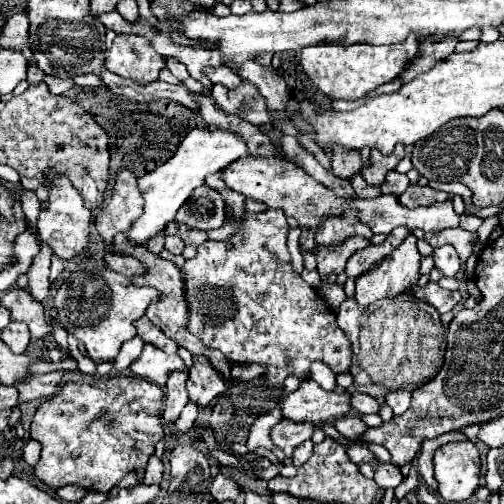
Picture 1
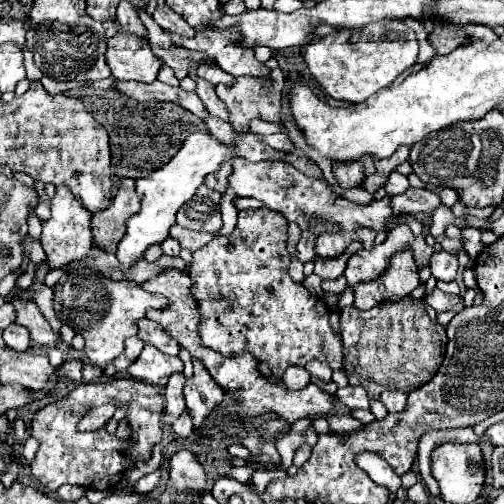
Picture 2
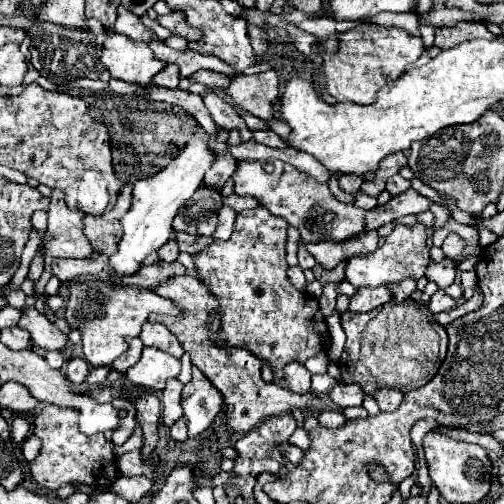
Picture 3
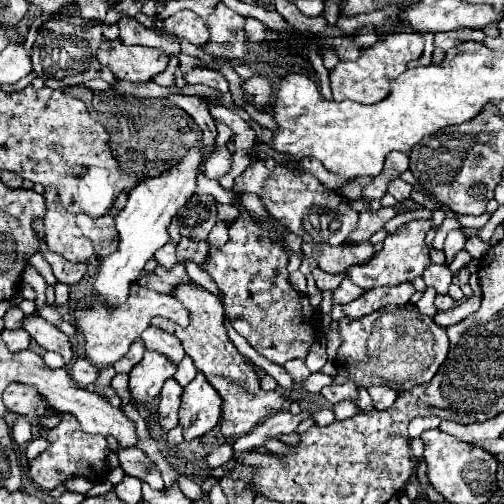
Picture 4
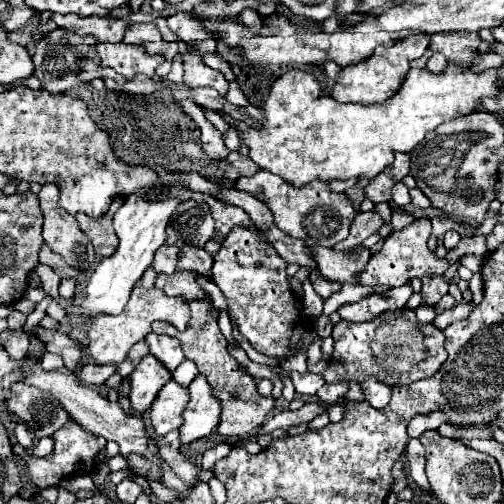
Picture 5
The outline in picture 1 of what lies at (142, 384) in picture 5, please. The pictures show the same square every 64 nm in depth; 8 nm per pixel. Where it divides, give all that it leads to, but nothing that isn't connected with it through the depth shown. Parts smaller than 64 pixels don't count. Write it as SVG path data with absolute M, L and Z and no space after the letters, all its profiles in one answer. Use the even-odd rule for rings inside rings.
M144 344L144 350L140 354L140 358L130 366L134 376L146 378L158 386L164 386L168 376L174 370L184 370L186 364L178 354L166 354L160 352L160 348L152 346L152 344Z

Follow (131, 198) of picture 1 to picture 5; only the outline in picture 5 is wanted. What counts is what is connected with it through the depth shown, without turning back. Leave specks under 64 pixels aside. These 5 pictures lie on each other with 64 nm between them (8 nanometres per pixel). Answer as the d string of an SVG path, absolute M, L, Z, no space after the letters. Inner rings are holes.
M116 197L108 212L102 218L98 218L98 220L88 218L84 214L76 216L76 220L80 224L80 230L90 238L96 254L100 254L100 256L112 256L112 252L116 250L118 240L116 240L116 234L114 234L112 218L120 208L120 204L122 204L122 198Z

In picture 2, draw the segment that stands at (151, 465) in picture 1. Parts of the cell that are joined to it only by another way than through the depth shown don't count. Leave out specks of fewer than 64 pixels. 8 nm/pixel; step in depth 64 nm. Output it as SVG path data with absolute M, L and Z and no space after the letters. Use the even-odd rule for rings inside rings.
M160 468L156 472L150 472L144 478L140 478L138 484L132 490L136 490L136 492L152 492L158 482L160 482Z

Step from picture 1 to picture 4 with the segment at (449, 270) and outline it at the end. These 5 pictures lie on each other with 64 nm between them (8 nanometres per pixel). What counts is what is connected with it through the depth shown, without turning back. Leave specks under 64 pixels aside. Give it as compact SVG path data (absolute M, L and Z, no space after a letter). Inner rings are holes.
M430 264L424 274L422 274L426 286L434 286L438 294L446 294L448 292L448 286L452 284L452 270L448 264Z

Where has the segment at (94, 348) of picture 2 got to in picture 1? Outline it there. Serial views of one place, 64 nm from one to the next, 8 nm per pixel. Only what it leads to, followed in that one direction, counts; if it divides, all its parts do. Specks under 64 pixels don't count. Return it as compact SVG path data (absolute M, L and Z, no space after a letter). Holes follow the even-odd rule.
M90 250L68 260L64 270L68 272L64 272L58 282L54 296L54 308L62 328L86 346L88 356L94 362L112 362L118 356L122 342L136 336L134 320L144 316L146 306L158 298L158 292L148 286L140 288L130 284L128 278L106 268L102 258L96 258Z

